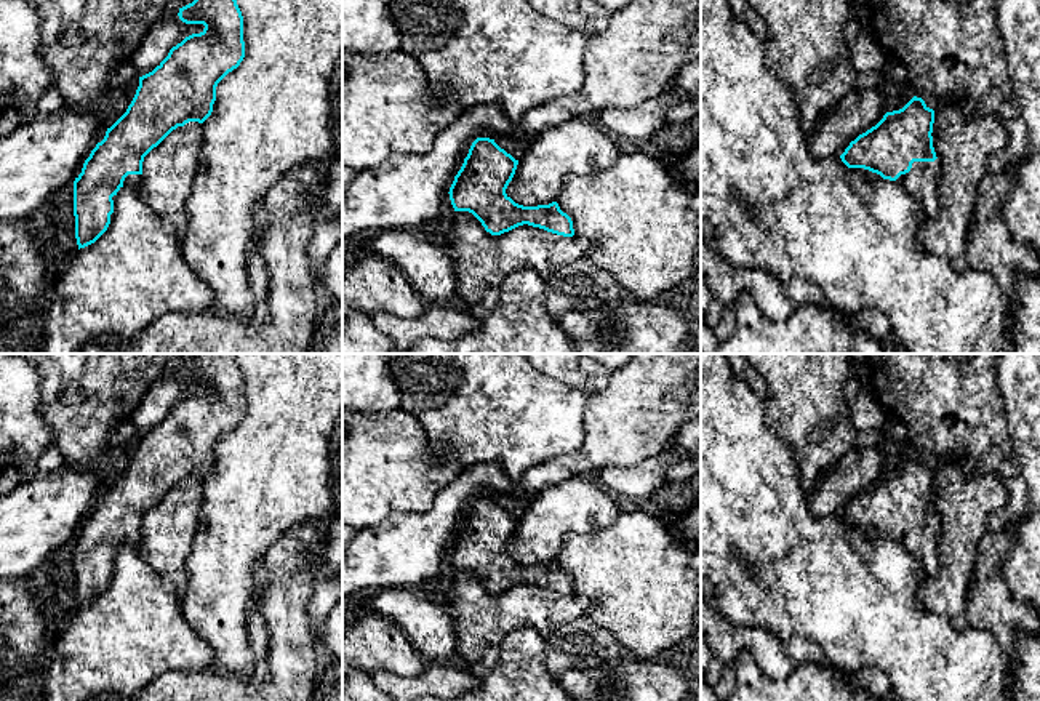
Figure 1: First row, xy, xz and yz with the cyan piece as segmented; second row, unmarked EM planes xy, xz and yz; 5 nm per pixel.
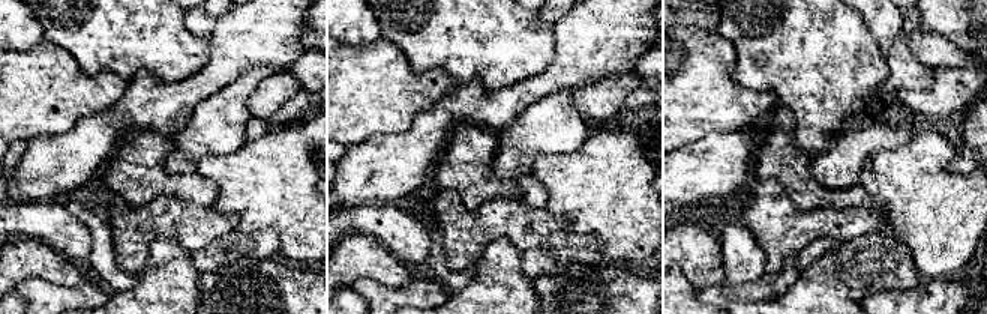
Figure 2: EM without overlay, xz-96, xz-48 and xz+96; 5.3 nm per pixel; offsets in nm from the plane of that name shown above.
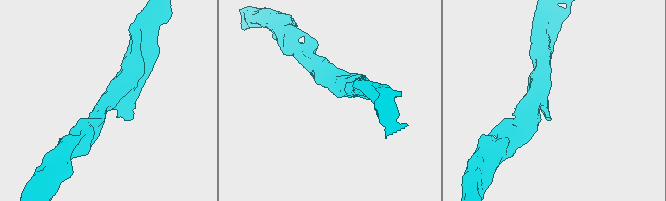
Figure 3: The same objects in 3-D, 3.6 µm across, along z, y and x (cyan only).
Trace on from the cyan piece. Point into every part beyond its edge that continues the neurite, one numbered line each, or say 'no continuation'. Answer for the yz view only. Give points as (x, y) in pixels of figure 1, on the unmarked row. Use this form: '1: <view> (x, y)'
1: yz (922, 541)

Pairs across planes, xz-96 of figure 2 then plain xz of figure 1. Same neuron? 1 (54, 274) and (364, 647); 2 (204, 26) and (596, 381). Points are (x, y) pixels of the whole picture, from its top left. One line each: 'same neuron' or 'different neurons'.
1: same neuron
2: same neuron

